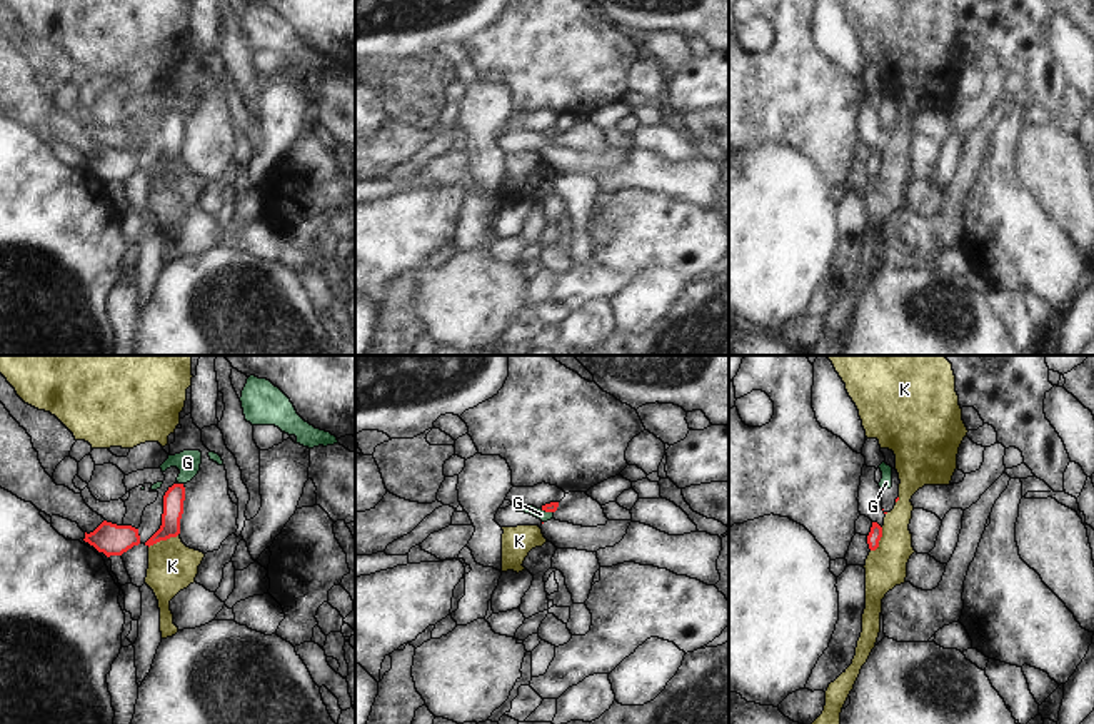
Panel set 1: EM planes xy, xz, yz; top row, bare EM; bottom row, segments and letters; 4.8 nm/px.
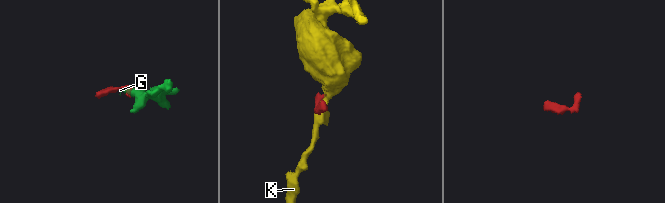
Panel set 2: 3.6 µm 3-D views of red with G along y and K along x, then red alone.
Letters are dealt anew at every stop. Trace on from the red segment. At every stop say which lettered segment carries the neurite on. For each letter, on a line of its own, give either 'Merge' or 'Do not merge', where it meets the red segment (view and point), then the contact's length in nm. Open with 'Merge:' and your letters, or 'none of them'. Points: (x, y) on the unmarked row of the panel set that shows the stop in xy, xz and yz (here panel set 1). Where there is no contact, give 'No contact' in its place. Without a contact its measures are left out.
Merge: none of them
G: Do not merge. Touches red at xy (180, 110). Shared border 30 nm
K: Do not merge. Touches red at xy (162, 165). Shared border 160 nm.

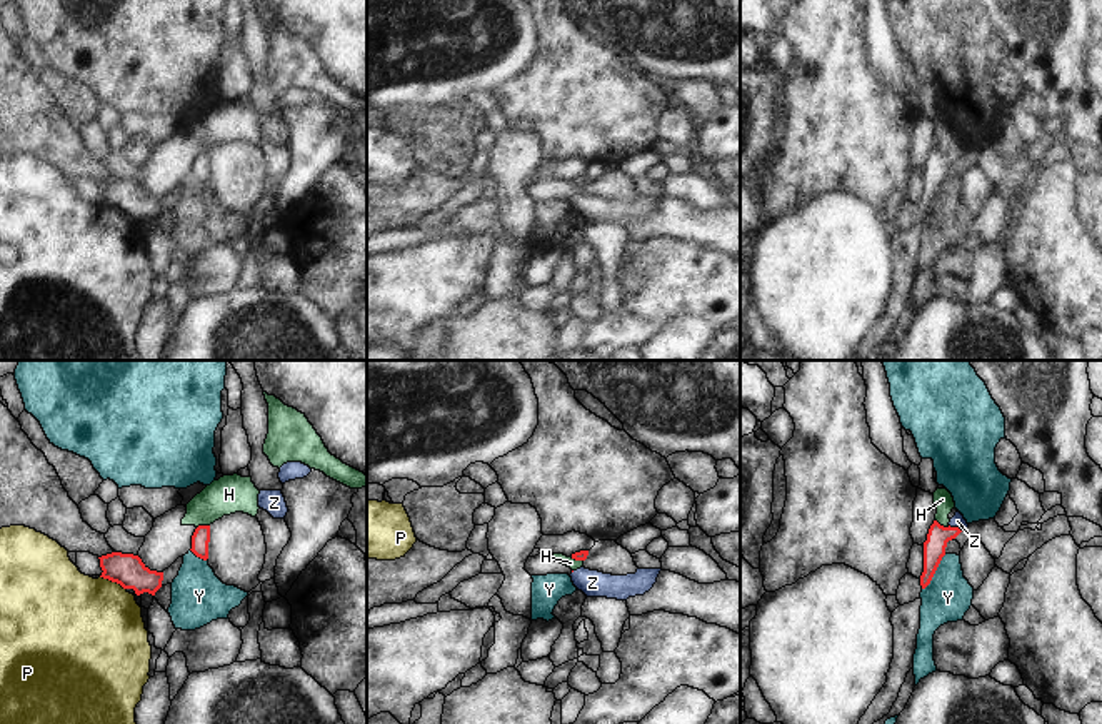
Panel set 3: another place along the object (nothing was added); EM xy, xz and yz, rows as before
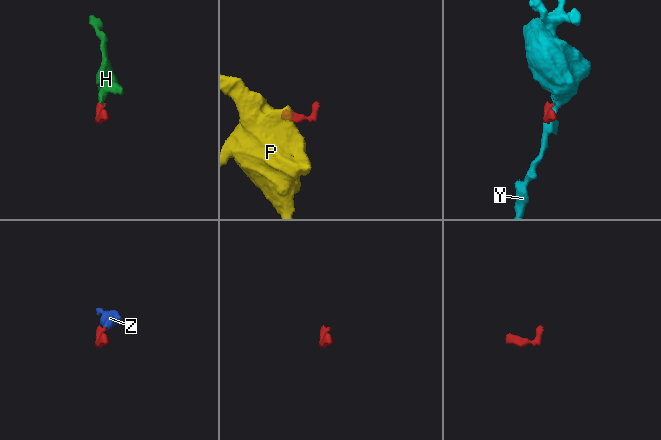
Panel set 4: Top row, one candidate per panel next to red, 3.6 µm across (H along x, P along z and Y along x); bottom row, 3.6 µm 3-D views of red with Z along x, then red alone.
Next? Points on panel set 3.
Merge: Z
H: Do not merge. Touches red at yz (942, 152). Shared border 80 nm
P: Do not merge. Touches red at xy (114, 207). Shared border 140 nm
Y: Do not merge. Touches red at yz (934, 199). Shared border 200 nm
Z: Merge. Touches red at yz (956, 154). Shared border 70 nm.

